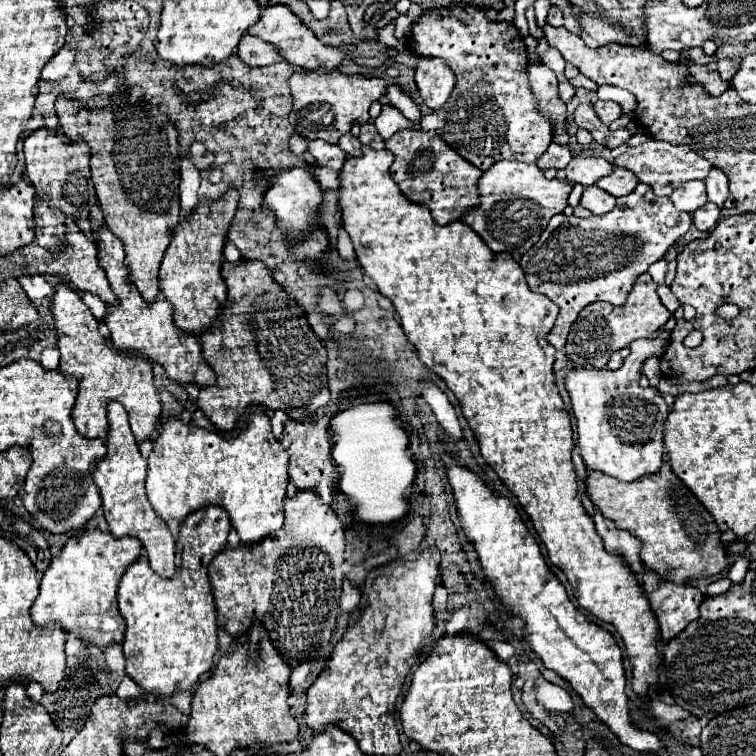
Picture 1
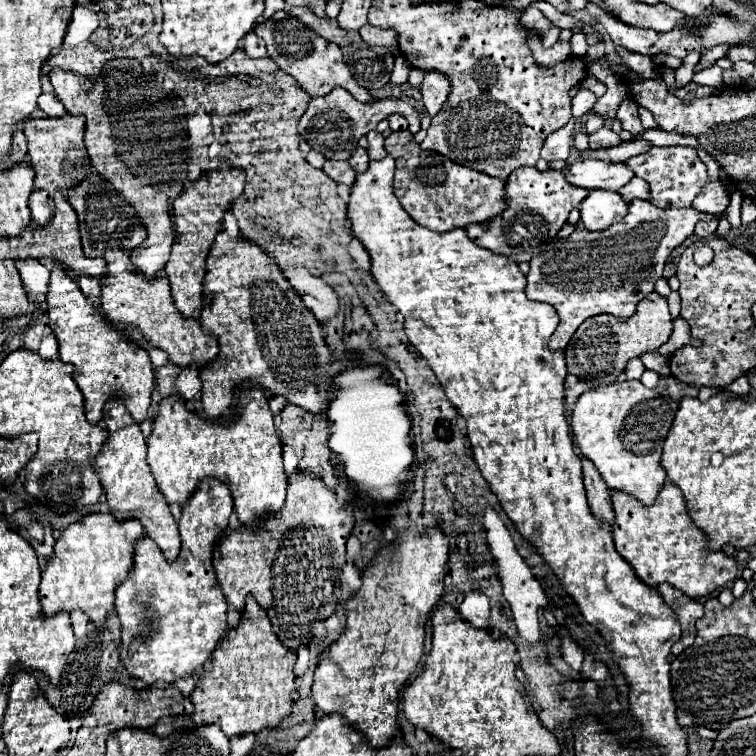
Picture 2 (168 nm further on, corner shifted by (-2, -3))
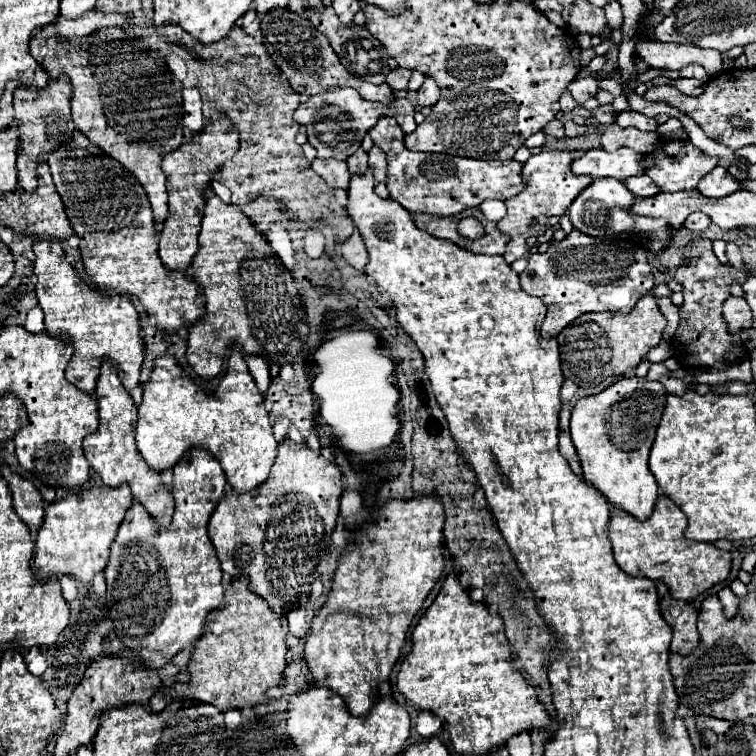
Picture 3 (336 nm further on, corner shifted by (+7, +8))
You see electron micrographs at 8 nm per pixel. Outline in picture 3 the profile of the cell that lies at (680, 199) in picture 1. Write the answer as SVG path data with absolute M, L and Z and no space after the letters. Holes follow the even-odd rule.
M715 167L711 173L707 173L699 183L697 189L701 195L705 197L725 197L729 193L735 193L739 189L739 183L727 173L727 169L723 167Z

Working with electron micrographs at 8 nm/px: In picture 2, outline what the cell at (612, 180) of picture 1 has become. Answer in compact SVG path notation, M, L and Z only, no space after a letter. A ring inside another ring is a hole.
M632 178L630 184L626 184L624 188L620 188L620 194L626 202L632 202L634 198L640 198L640 200L650 200L650 188L648 184L642 180L642 178Z

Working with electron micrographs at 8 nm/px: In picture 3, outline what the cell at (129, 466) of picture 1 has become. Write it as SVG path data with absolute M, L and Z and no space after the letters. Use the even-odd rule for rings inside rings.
M103 363L95 397L99 403L99 429L83 439L83 451L89 461L89 465L95 469L95 473L101 475L103 483L107 487L117 485L129 485L133 497L147 509L147 513L153 517L153 521L159 527L169 527L173 517L173 495L163 485L161 477L149 469L149 465L143 461L141 453L135 447L135 421L137 421L137 409L131 401L131 395L125 391L115 367L111 363Z

